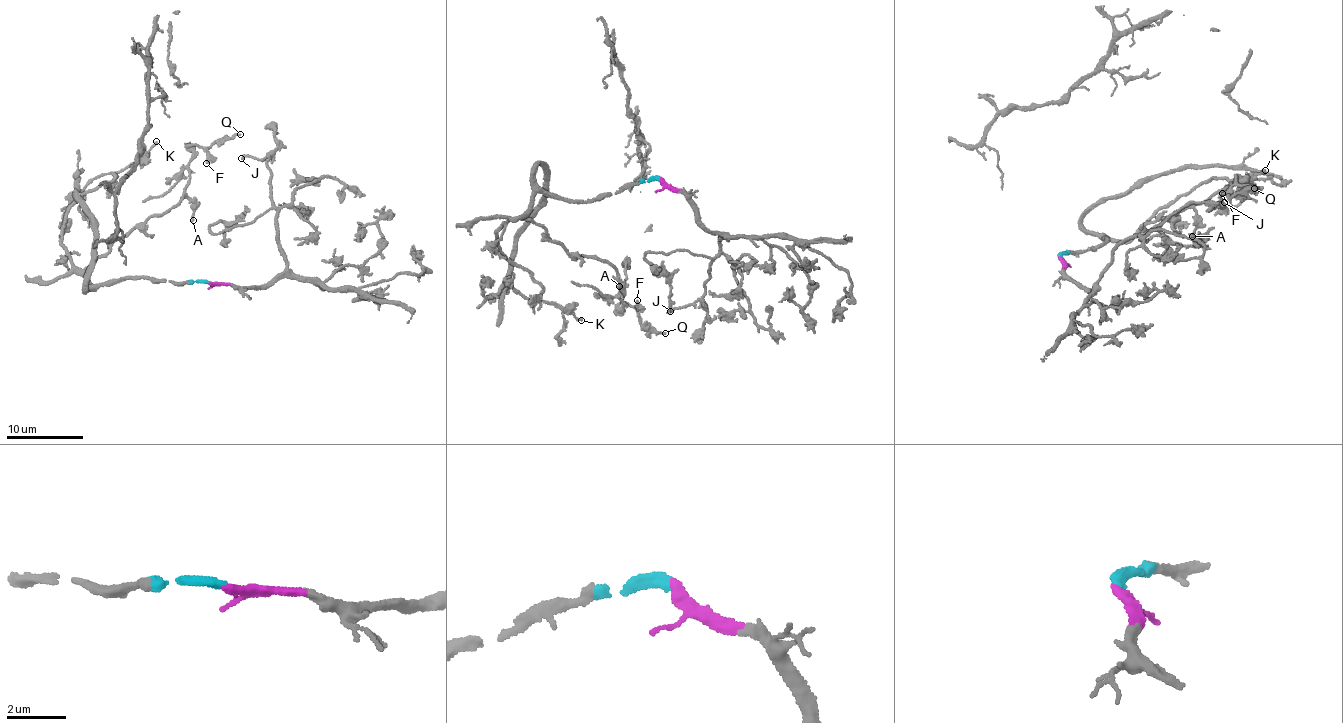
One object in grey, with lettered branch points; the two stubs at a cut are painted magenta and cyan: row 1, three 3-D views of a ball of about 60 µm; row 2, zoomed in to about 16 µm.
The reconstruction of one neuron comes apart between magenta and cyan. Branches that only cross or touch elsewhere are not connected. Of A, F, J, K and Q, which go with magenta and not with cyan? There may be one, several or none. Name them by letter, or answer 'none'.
J

